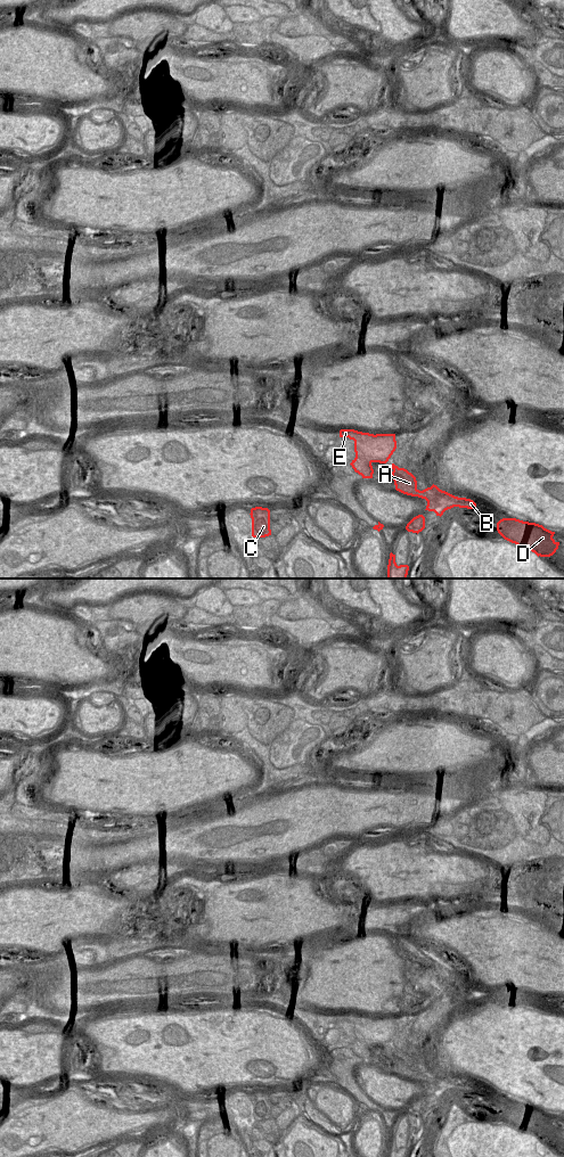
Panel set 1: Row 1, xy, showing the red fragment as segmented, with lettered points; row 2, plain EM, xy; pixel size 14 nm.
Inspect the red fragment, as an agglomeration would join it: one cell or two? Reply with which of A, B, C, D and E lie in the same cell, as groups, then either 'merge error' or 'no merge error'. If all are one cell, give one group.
A B C D / E; merge error

